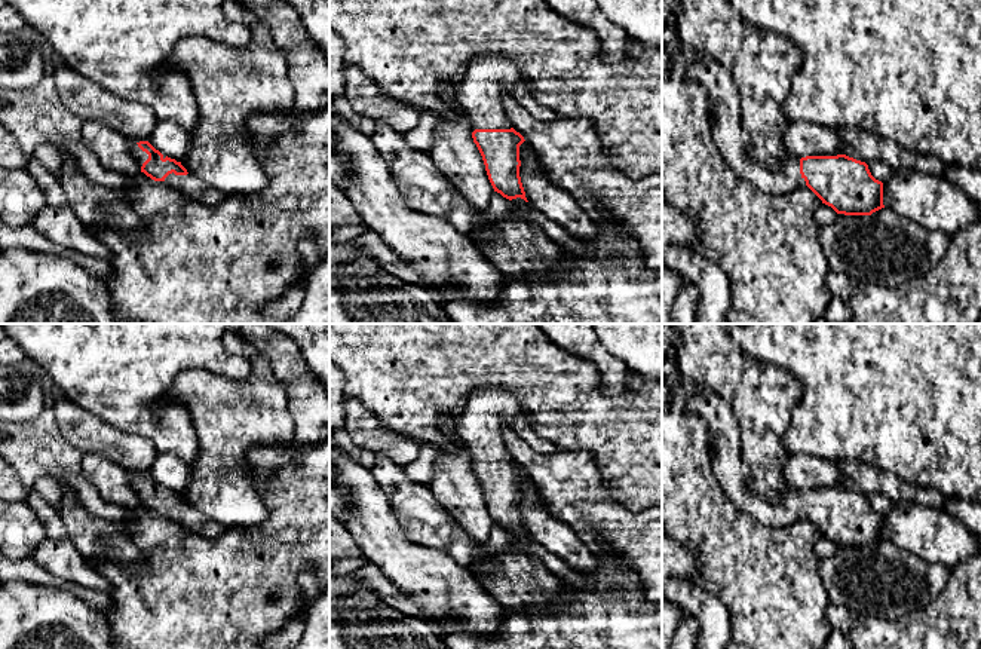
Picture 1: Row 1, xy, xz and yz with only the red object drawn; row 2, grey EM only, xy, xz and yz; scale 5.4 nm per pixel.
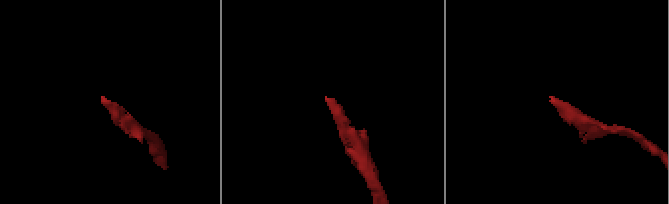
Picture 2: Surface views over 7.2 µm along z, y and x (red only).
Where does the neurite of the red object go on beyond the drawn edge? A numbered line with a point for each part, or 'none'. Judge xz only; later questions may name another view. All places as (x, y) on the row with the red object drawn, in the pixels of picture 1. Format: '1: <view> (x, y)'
1: xz (489, 77)

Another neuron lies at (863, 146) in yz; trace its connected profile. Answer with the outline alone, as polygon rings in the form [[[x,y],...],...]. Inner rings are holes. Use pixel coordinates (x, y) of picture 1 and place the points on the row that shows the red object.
[[[858,128],[836,129],[841,143],[843,154],[861,162],[882,160],[893,171],[914,171],[919,174],[944,175],[945,165],[935,156],[925,156],[905,150],[898,143],[864,132]]]

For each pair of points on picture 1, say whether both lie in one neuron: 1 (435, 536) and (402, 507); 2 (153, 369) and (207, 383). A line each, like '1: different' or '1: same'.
1: same
2: different

